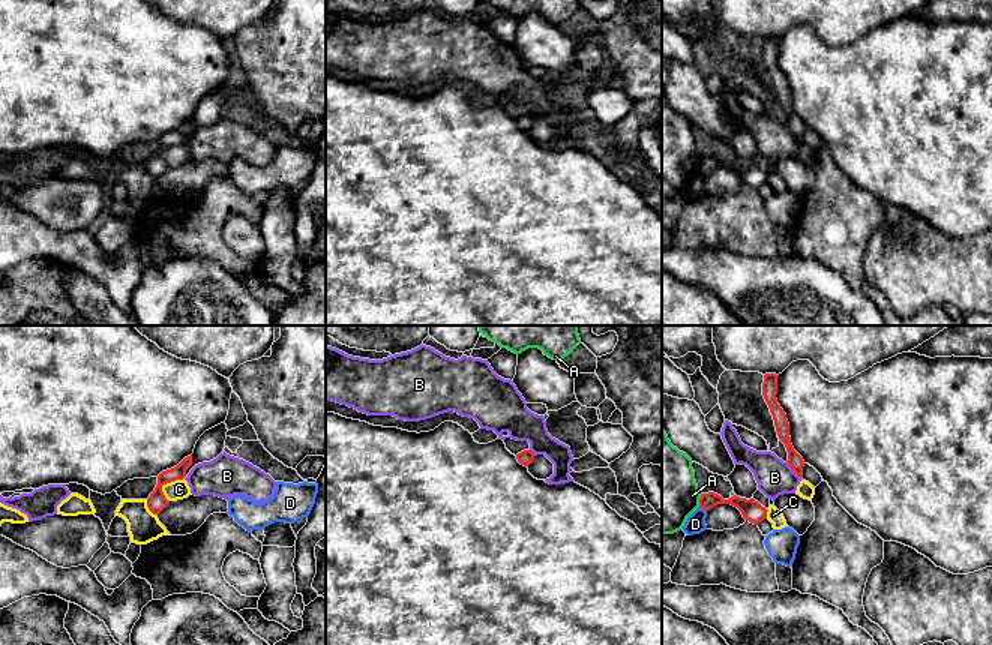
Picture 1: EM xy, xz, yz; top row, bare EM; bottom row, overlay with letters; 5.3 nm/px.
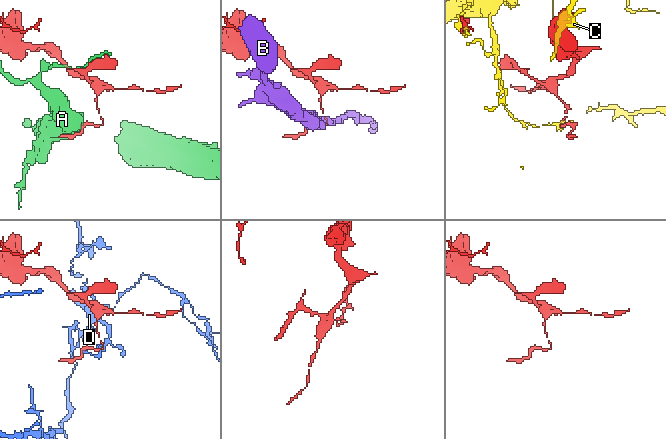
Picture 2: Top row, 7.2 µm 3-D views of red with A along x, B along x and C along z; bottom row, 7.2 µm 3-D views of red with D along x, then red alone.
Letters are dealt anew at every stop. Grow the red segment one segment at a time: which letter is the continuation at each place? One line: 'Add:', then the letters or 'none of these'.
Add: none of these

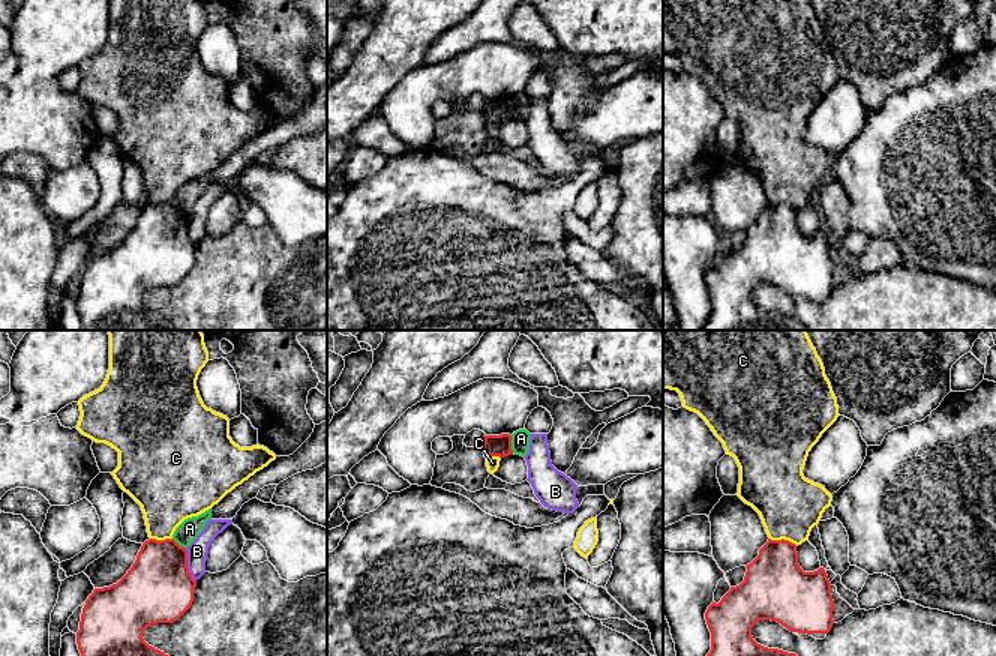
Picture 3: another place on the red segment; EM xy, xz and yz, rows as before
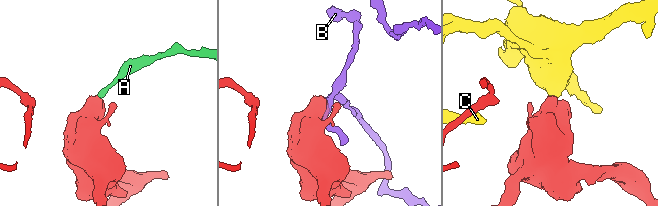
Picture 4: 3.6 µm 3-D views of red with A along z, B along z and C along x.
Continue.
Add: none of these

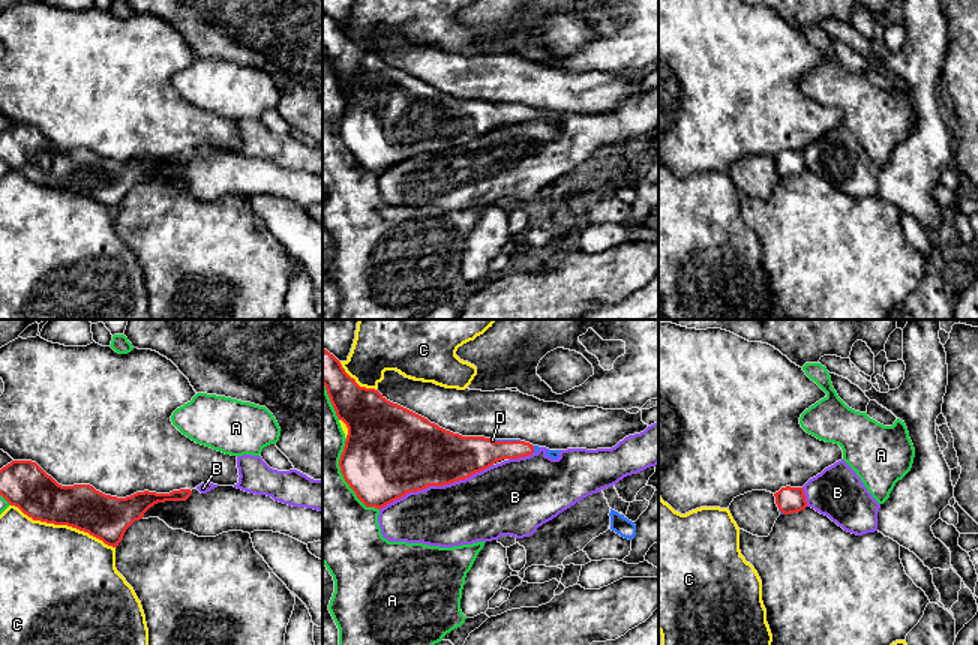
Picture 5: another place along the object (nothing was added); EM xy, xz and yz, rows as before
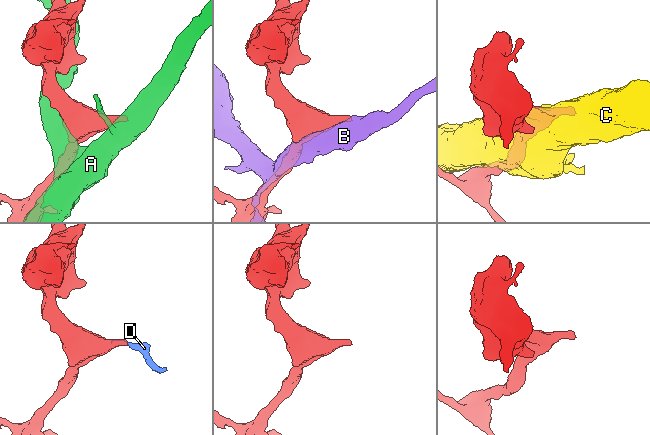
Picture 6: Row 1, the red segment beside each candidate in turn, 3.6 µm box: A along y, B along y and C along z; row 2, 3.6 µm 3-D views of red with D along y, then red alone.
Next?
Add: D

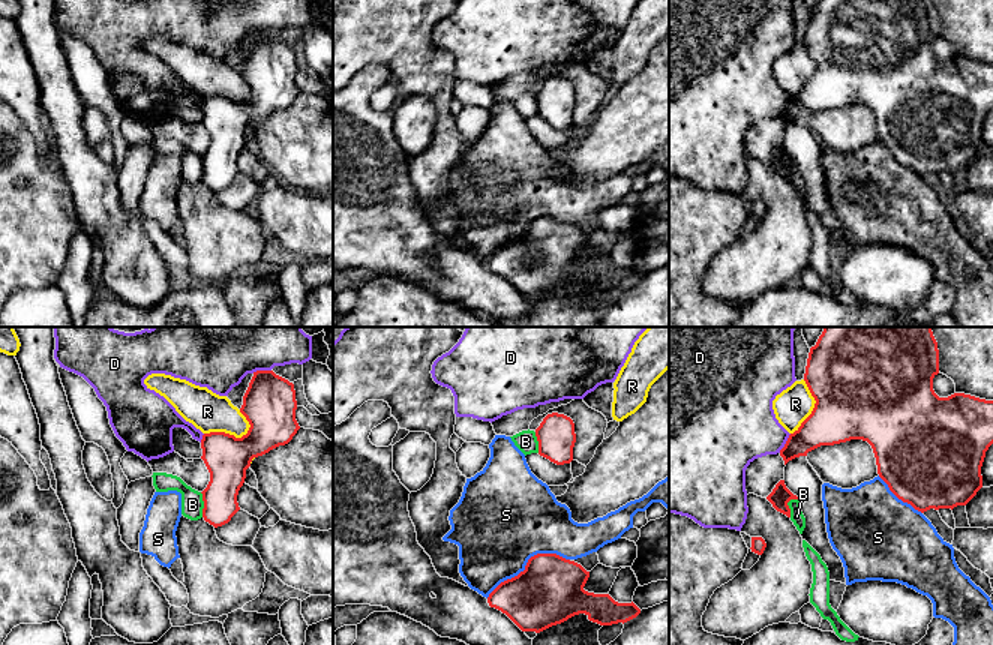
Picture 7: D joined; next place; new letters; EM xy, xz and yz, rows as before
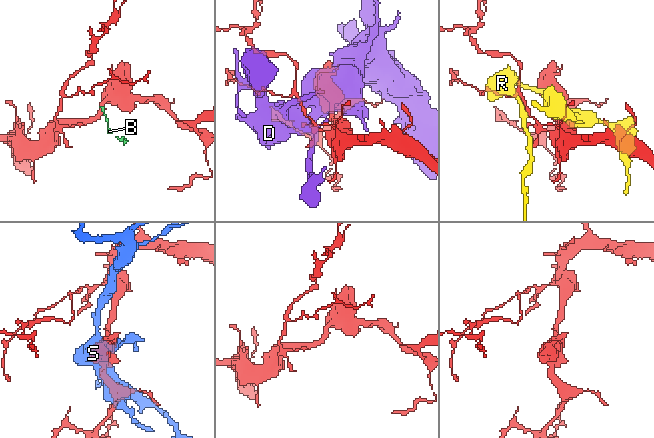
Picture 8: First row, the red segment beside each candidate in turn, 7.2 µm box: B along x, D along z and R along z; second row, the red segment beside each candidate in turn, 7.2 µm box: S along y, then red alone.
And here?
Add: none of these

